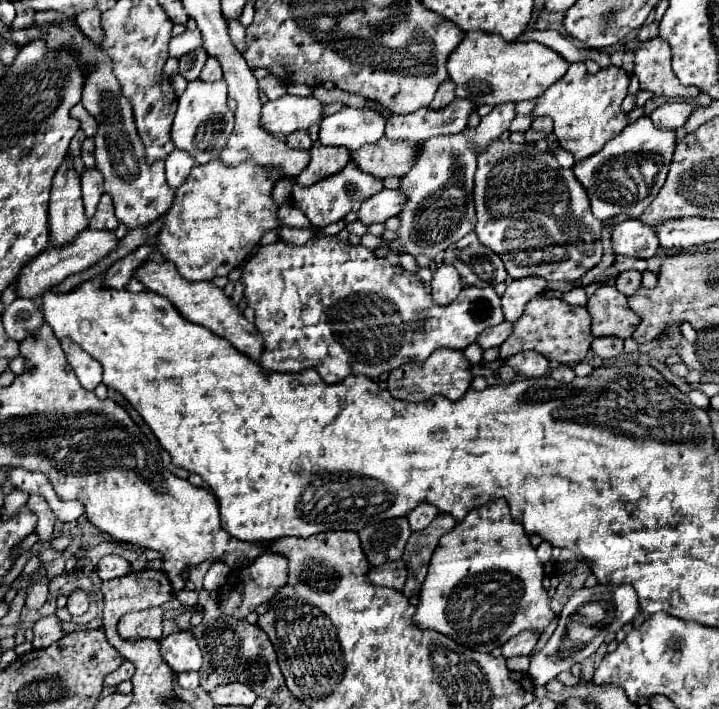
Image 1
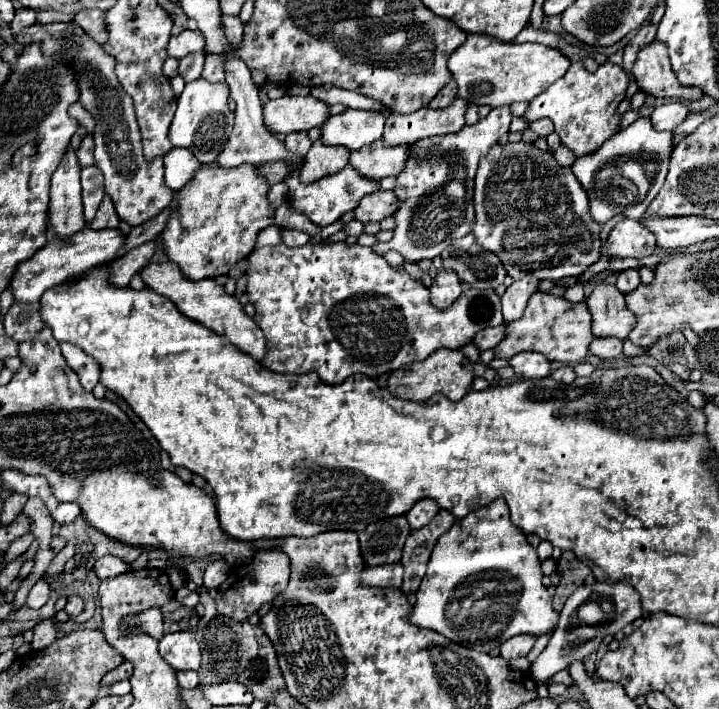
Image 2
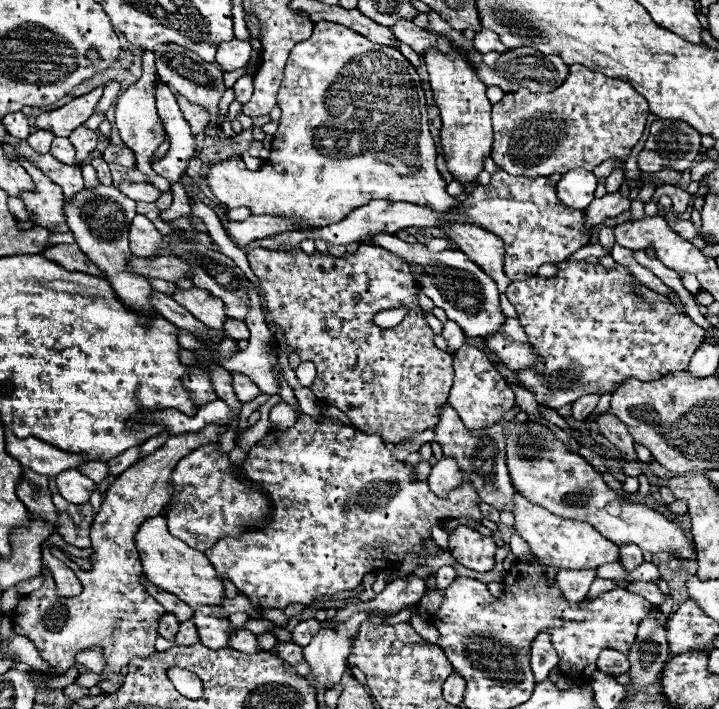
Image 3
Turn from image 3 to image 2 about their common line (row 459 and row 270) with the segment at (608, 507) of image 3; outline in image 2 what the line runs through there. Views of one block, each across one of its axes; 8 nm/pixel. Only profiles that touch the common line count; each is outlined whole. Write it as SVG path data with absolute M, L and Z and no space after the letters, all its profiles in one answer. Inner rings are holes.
M508 142L504 146L494 146L486 158L482 158L476 172L474 188L476 222L474 236L480 248L498 254L506 272L512 280L524 278L528 272L542 280L560 280L566 276L580 276L590 264L594 264L600 248L600 226L590 218L588 198L582 184L574 178L570 168L556 162L552 152L542 152L528 142Z

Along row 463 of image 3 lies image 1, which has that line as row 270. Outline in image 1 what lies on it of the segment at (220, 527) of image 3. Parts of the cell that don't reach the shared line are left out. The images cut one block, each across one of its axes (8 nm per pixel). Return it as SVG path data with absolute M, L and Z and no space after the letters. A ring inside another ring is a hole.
M214 158L214 160L210 160L208 164L196 166L196 168L192 170L190 178L176 190L176 200L174 200L174 204L172 204L168 216L166 216L166 226L162 228L162 234L158 234L158 238L156 238L158 250L160 250L168 260L172 260L172 262L178 266L178 272L180 272L184 278L188 278L188 280L212 280L212 278L216 278L216 276L228 276L228 272L230 272L234 266L238 266L240 262L244 262L244 260L252 254L252 250L256 248L258 240L262 238L262 234L264 234L266 230L280 228L280 224L278 224L278 220L276 220L278 206L276 206L276 204L272 202L272 198L270 198L272 186L274 186L274 180L268 178L264 166L258 166L258 164L254 164L254 162L242 162L242 164L238 164L238 166L222 166L222 164L220 164L220 158Z

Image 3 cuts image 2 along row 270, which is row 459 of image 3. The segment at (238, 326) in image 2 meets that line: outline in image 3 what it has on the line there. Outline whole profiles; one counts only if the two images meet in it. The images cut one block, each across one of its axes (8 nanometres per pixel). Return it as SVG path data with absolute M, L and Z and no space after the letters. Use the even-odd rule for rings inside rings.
M208 424L202 428L202 432L170 436L164 446L144 456L114 480L114 484L104 494L102 508L94 516L90 528L90 540L94 548L94 556L90 558L92 568L82 570L74 562L66 562L84 586L80 596L60 598L52 580L44 582L36 592L22 596L14 610L14 630L16 634L26 636L36 646L40 656L58 670L58 674L64 674L68 668L72 668L76 664L76 654L90 646L104 648L108 666L102 674L114 674L114 678L132 658L150 656L156 652L154 640L158 638L158 616L164 616L166 610L146 592L140 582L144 572L134 536L142 522L160 516L168 506L174 490L170 478L176 464L194 448L204 444L218 444L218 438L224 430L226 426Z

